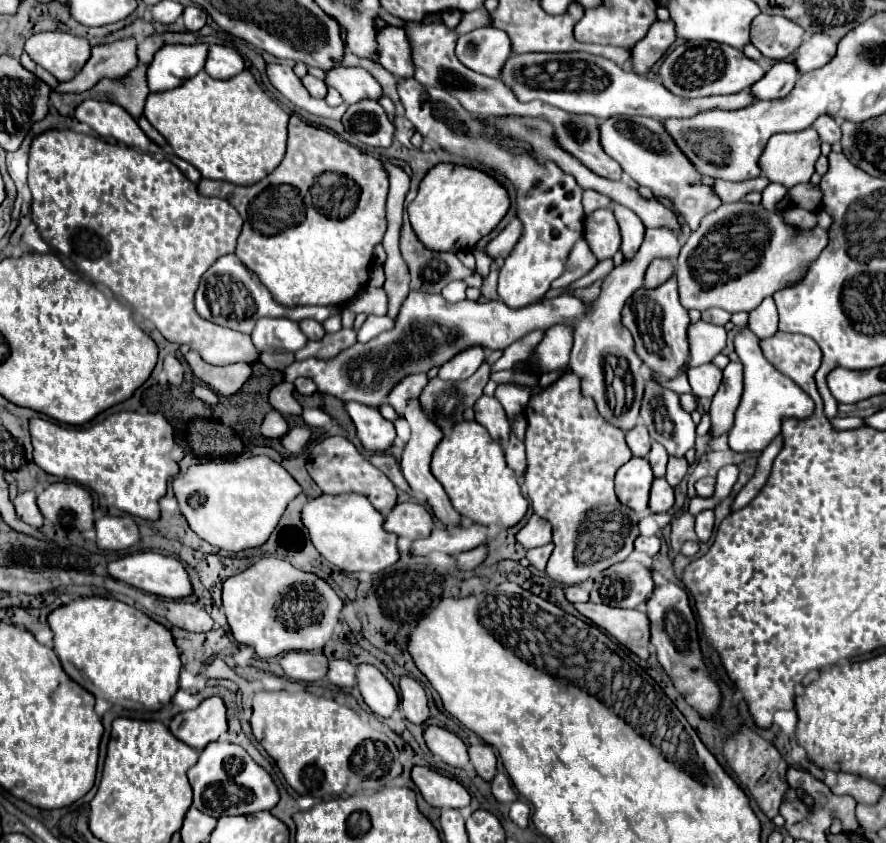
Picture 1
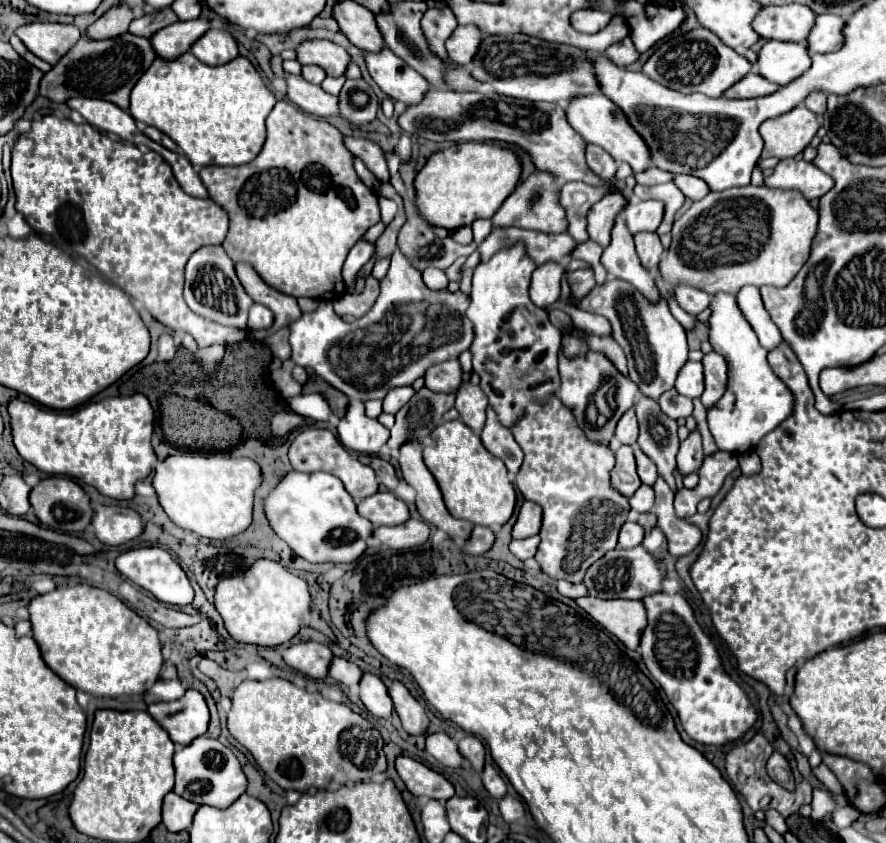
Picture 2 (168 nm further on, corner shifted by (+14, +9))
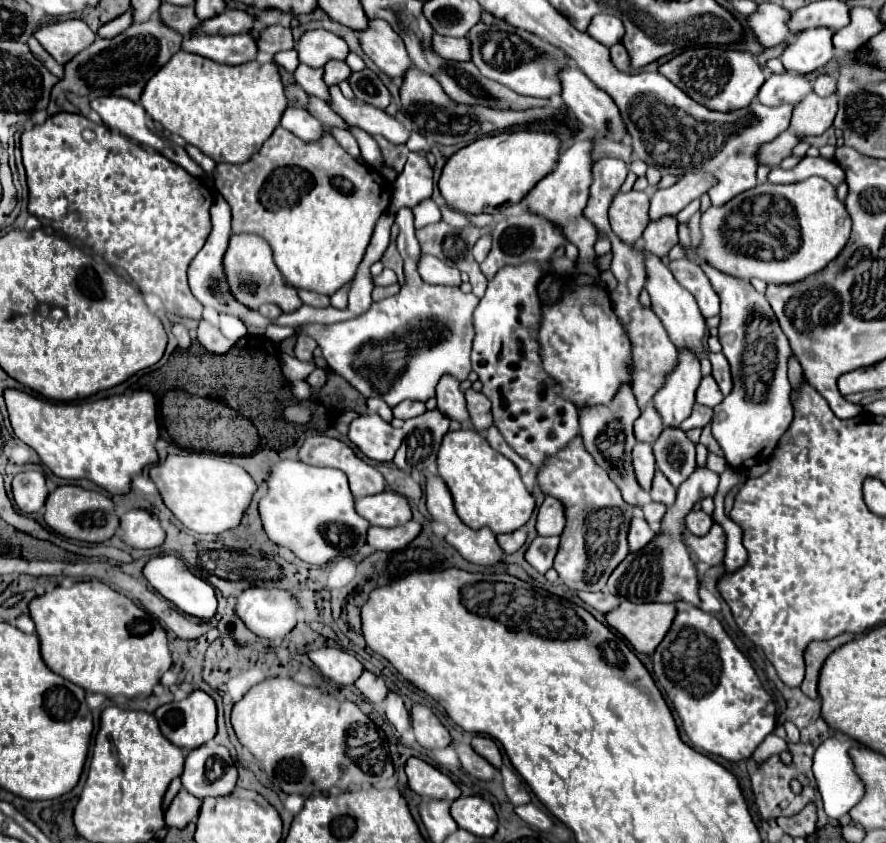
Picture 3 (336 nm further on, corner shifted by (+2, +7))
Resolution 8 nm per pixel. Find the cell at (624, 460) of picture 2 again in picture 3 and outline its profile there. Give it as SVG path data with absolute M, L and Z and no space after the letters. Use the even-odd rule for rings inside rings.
M636 442L634 450L632 450L632 466L638 478L638 484L642 486L642 490L650 490L652 484L652 476L656 472L656 462L654 462L654 454L652 454L652 446L644 444L644 442Z

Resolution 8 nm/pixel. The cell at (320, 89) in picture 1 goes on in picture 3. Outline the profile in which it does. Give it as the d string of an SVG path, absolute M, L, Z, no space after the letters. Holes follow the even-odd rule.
M332 60L324 66L324 82L328 86L332 84L340 84L344 78L348 78L352 74L352 70L348 68L346 62L338 62L338 60Z

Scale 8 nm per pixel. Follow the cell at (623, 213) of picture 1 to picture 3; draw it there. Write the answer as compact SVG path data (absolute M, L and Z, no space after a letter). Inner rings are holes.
M642 250L642 254L646 254L646 286L644 288L650 294L654 314L658 314L658 318L662 320L662 324L664 324L670 340L676 344L676 348L690 348L700 356L706 322L704 322L704 316L698 310L696 300L692 298L692 294L688 290L684 290L676 282L676 278L668 270L668 266L664 266L658 256L650 254L648 250Z

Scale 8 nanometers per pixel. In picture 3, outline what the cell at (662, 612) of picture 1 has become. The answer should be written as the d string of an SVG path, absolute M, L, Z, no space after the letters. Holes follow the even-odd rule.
M674 602L674 606L676 606L676 618L666 638L660 642L660 646L652 656L658 686L666 692L668 700L674 704L684 724L684 730L694 746L732 762L750 758L752 752L760 746L760 742L776 728L774 702L770 694L764 690L762 682L758 680L748 658L744 658L744 654L736 648L736 644L724 632L722 624L712 614L696 606L690 606L688 602Z

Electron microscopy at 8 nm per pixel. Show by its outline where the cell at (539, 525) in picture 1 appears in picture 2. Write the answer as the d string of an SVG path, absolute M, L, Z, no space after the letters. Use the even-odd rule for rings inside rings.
M524 502L518 514L518 520L512 528L512 538L528 538L540 532L542 524L542 508L534 502Z

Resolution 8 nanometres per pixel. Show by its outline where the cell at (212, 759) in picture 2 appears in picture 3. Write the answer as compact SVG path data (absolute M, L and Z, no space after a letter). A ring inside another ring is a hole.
M210 740L186 756L182 784L192 796L200 800L208 796L228 796L234 792L236 782L236 760L226 746L216 746L214 740Z

